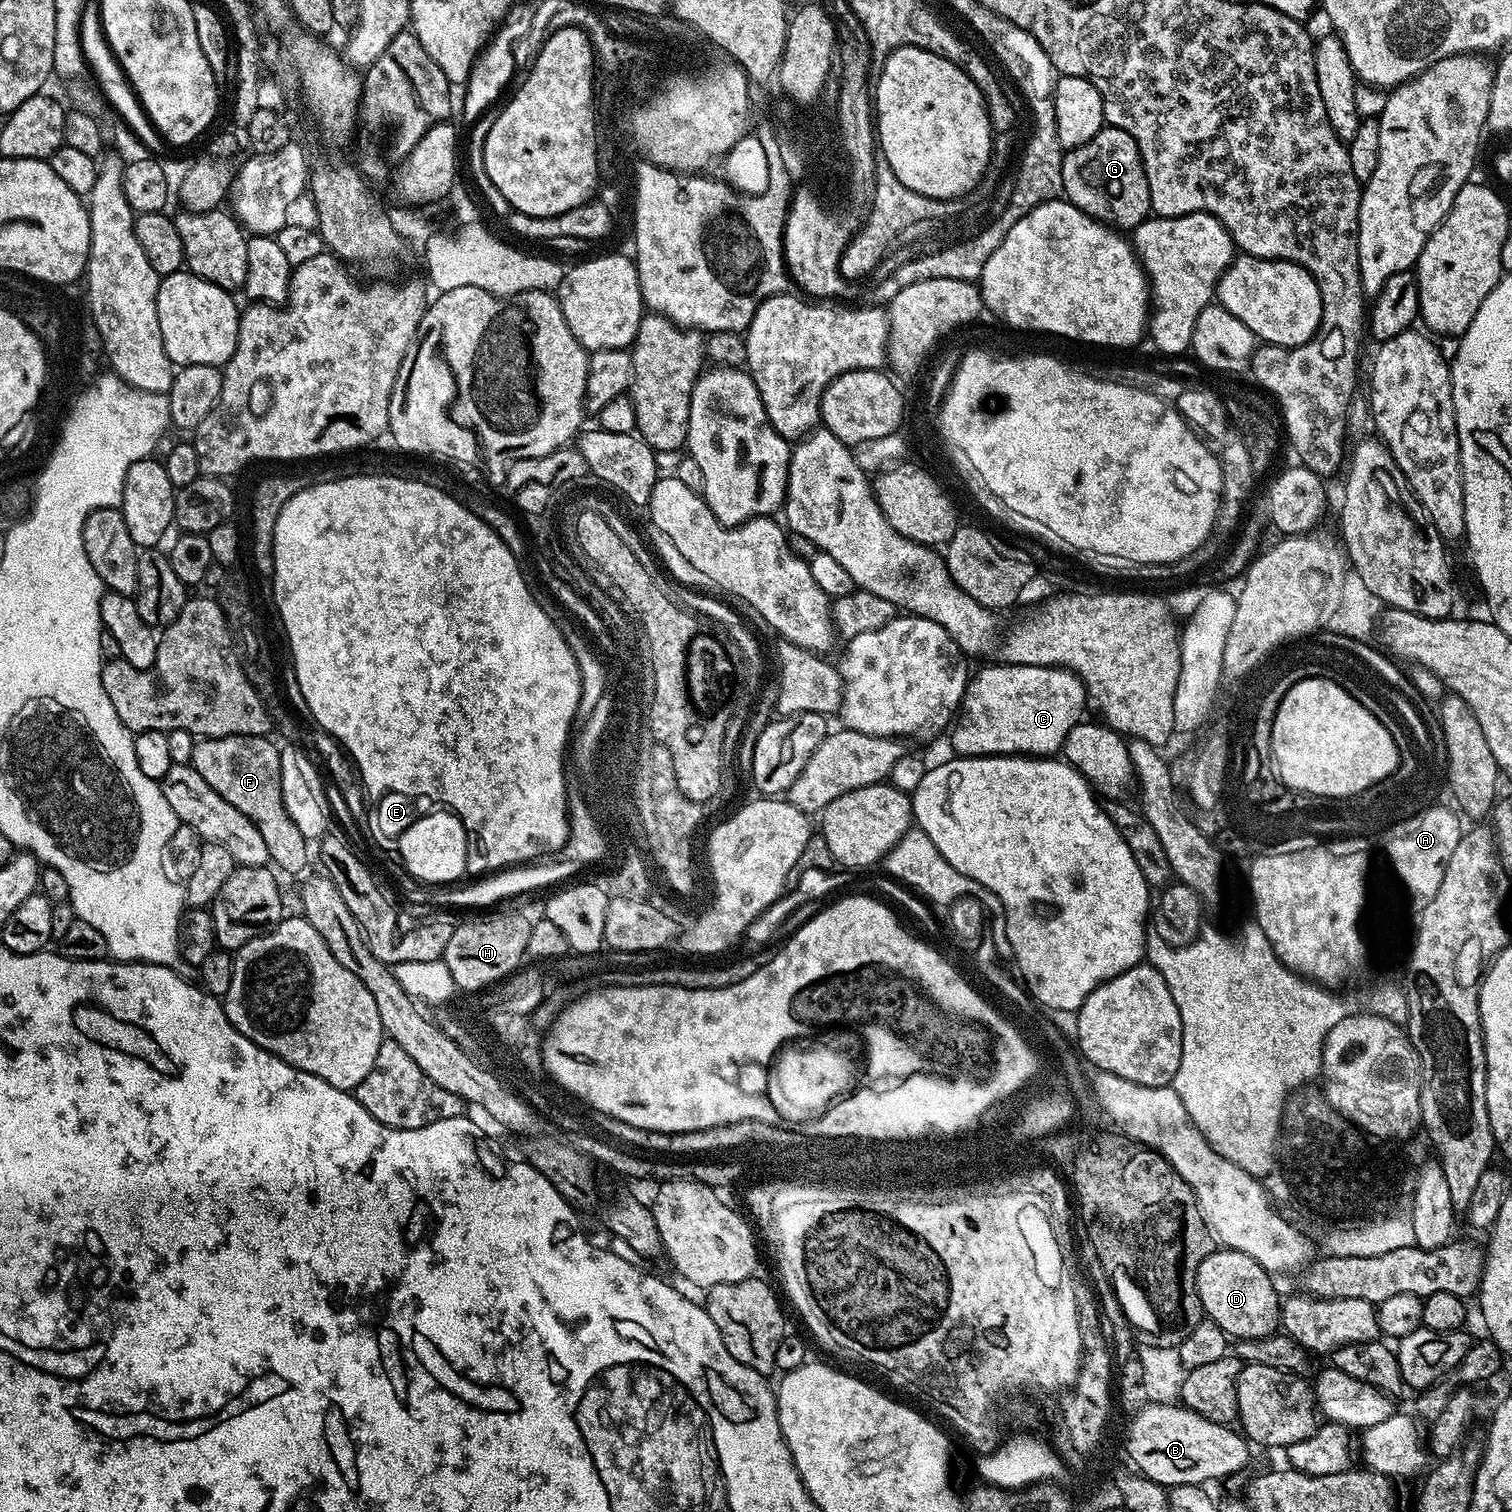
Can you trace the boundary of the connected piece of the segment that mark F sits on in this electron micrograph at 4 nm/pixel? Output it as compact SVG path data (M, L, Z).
M218 738L199 740L194 748L199 751L190 759L190 766L203 778L208 786L235 809L250 818L266 842L269 859L280 866L279 871L288 874L300 873L308 864L308 840L298 830L292 818L286 812L281 786L281 749L275 741L264 738Z

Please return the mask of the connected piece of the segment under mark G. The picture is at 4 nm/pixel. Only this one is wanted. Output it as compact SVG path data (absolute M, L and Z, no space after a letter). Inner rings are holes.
M1101 127L1090 142L1067 149L1060 162L1061 189L1069 204L1093 221L1131 230L1150 216L1148 179L1136 140L1124 128Z

